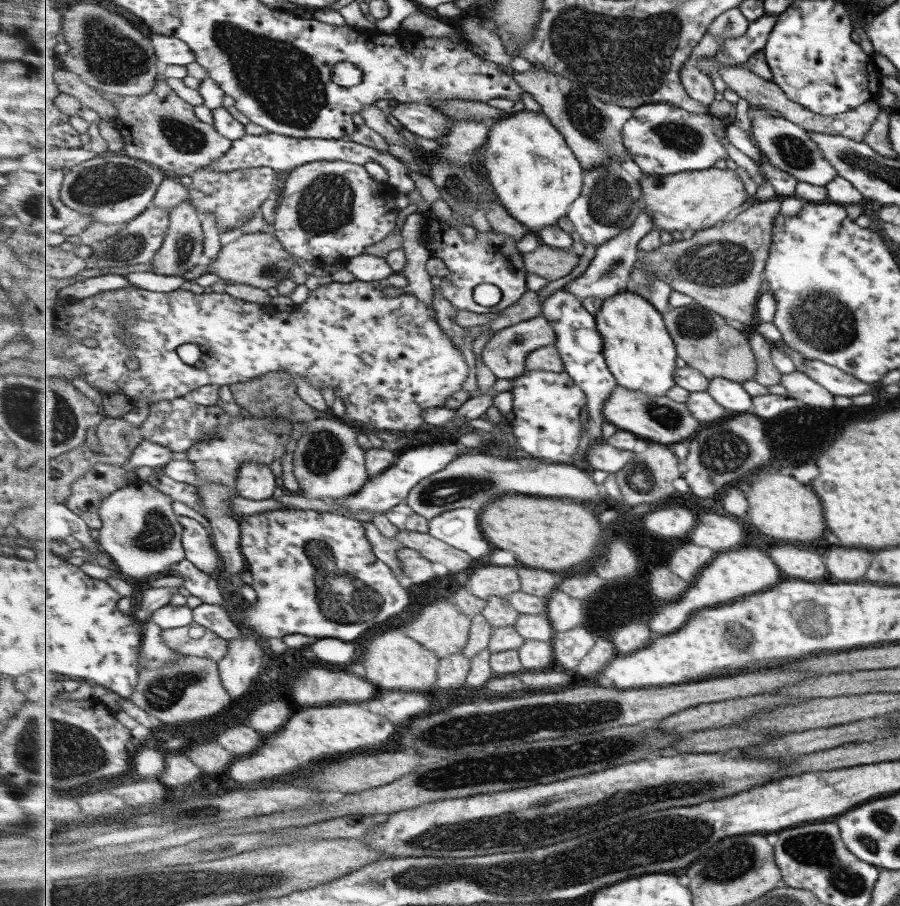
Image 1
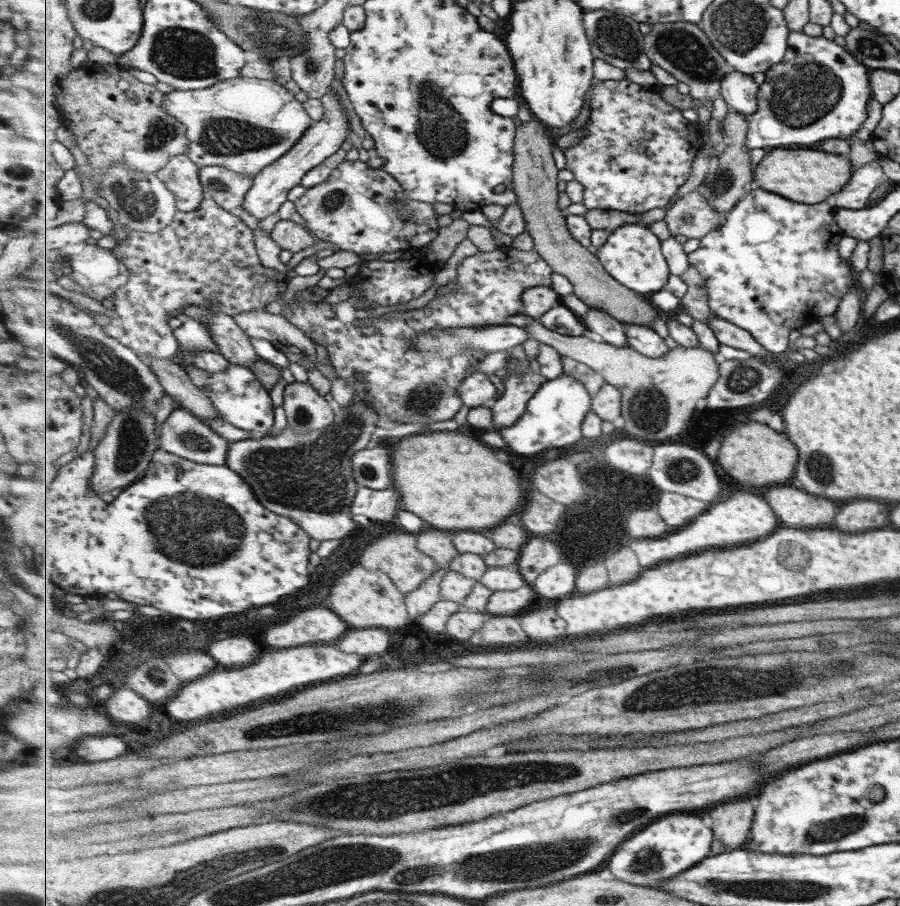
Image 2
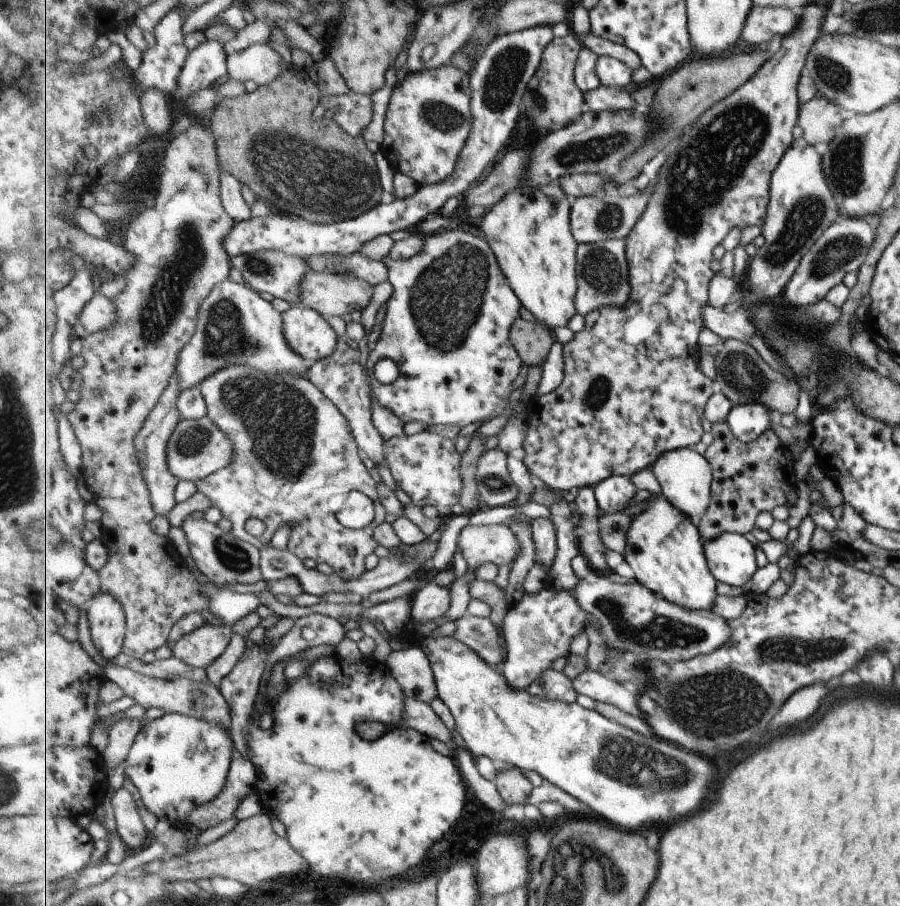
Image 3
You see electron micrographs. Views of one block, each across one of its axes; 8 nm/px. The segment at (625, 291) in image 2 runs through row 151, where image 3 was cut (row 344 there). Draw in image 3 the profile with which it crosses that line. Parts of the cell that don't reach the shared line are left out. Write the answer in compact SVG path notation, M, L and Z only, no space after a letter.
M517 318L510 336L527 367L537 366L542 369L545 366L554 346L554 335L547 326Z

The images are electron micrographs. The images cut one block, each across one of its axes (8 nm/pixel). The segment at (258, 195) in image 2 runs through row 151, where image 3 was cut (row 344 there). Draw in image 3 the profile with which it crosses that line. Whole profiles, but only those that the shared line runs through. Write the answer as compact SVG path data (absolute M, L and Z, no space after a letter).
M299 304L282 315L285 338L303 358L318 361L337 350L339 334L318 310Z

